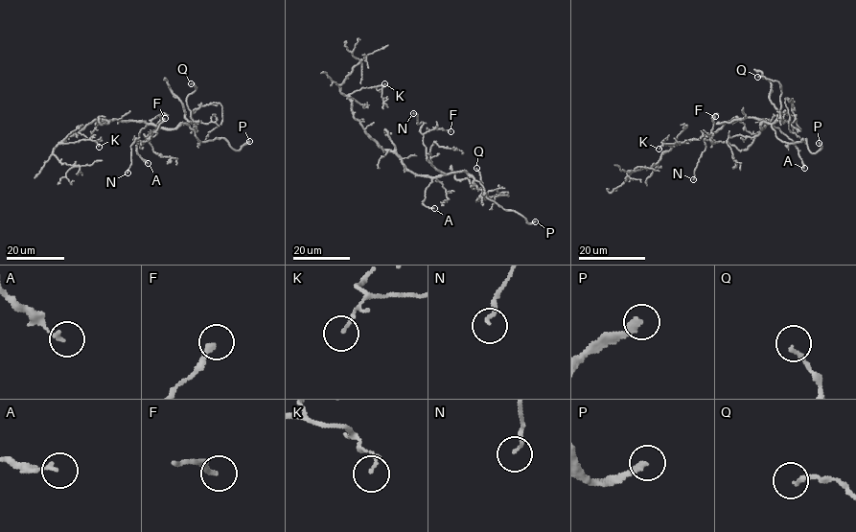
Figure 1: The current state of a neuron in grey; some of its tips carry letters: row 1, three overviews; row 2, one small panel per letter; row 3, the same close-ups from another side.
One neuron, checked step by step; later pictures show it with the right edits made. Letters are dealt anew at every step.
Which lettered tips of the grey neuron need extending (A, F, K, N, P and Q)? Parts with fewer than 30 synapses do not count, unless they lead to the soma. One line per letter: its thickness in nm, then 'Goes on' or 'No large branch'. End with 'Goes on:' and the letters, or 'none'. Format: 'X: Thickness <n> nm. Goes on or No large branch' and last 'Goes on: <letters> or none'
A: Thickness 150 nm. No large branch
F: Thickness 200 nm. No large branch
K: Thickness 140 nm. No large branch
N: Thickness 160 nm. No large branch
P: Thickness 240 nm. Goes on
Q: Thickness 170 nm. No large branch
Goes on: P

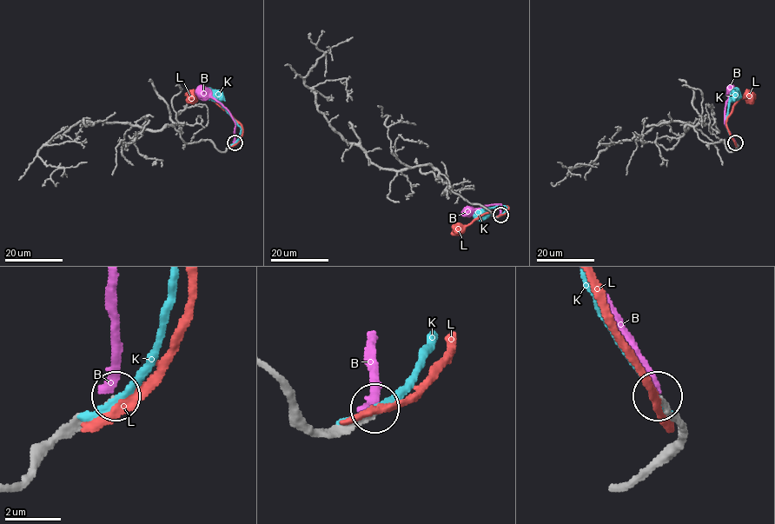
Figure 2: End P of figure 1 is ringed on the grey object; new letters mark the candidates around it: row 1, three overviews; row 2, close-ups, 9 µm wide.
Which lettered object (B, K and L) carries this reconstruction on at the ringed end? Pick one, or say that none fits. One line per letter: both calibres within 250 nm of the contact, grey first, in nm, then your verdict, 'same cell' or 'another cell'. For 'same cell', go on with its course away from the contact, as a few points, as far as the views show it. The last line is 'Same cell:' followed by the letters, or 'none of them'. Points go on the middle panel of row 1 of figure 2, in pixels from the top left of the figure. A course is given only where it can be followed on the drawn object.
B: calibres 240 and 260 nm; another cell
K: calibres 320 and 320 nm; another cell
L: calibres 320 and 380 nm; another cell
Same cell: none of them

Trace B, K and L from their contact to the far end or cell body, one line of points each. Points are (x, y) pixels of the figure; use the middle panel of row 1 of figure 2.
B: (500, 215), (501, 205), (497, 204), (482, 206), (470, 215), (462, 214)
K: (499, 215), (506, 210), (506, 206), (488, 208), (480, 218), (476, 216)
L: (500, 215), (506, 211), (506, 205), (484, 214), (459, 234), (451, 235)

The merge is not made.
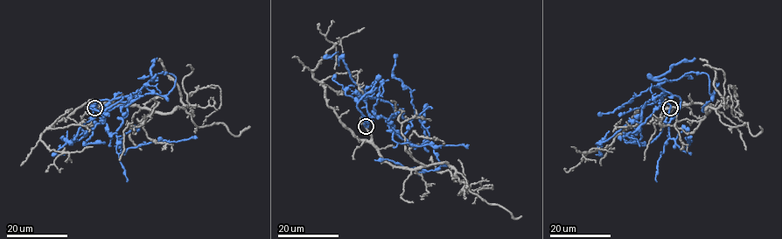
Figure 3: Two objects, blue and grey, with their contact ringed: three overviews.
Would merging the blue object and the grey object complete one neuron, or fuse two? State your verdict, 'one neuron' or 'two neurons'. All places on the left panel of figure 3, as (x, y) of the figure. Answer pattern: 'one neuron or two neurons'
one neuron

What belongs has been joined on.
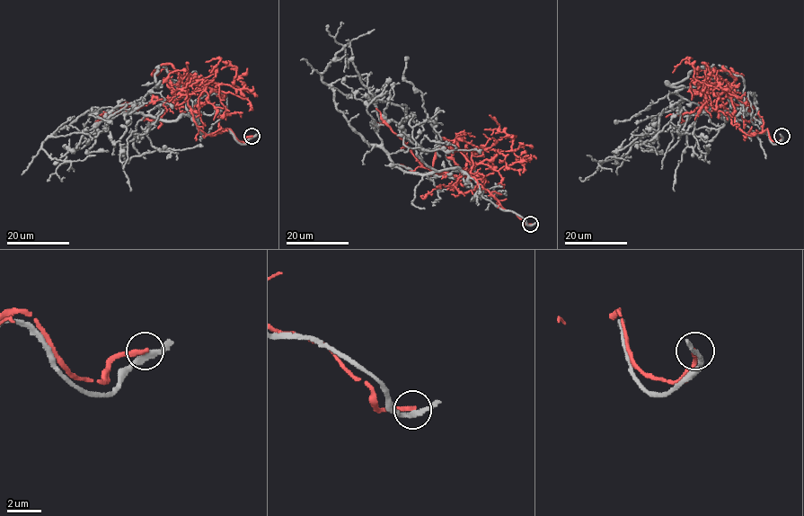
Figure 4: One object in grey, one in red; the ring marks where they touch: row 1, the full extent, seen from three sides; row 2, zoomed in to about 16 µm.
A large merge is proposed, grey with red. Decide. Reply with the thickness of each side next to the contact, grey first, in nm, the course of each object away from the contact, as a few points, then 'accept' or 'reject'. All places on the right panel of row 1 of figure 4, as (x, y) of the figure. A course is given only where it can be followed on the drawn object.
280 nm thick on the grey side, 300 nm on the other; grey runs (781, 136), (773, 144), (767, 130), (726, 120), (731, 113), (676, 103), (612, 163); red runs (781, 136), (744, 133), (732, 95), (705, 85), (717, 83), (728, 91), (711, 108); reject

